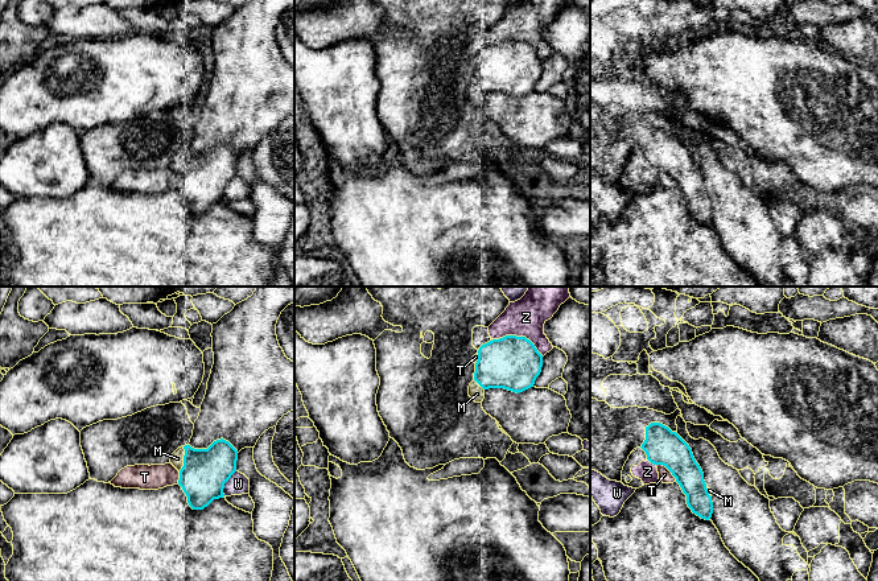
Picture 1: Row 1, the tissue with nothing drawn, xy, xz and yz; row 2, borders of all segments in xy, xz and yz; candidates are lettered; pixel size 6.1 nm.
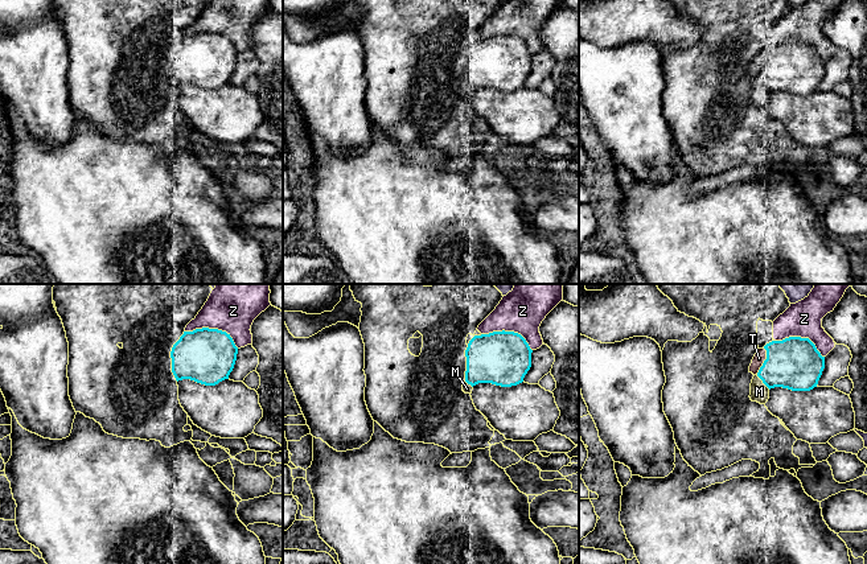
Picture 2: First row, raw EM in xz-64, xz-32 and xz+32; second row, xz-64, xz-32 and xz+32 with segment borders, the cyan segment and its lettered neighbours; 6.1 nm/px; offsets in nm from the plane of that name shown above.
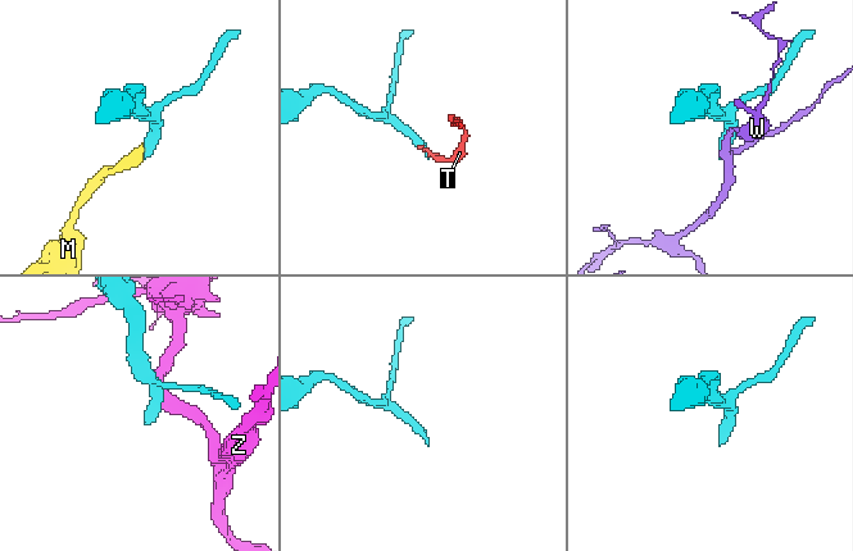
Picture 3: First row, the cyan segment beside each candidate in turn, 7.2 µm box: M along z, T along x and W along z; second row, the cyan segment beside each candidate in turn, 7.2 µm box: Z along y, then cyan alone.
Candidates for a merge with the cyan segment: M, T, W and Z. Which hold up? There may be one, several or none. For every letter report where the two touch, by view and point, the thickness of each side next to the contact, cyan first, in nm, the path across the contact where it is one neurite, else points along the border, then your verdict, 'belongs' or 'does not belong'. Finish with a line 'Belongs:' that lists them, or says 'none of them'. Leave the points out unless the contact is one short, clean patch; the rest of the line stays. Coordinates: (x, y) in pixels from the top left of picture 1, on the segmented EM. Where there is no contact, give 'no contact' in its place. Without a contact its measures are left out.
M: meets cyan in xy at (184, 458); 280 nm thick on the cyan side, 80 nm on the other; belongs
T: meets cyan in yz at (668, 469); 220 nm thick on the cyan side, 80 nm on the other; does not belong
W: meets cyan in xy at (225, 482); 280 nm thick on the cyan side, 120 nm on the other; border along xy (235, 470), (225, 483), (223, 495); does not belong
Z: meets cyan in xz at (519, 337); 320 nm thick on the cyan side, 240 nm on the other; does not belong
Belongs: M

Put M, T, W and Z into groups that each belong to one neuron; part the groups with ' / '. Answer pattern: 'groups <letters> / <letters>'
groups M / T Z / W

